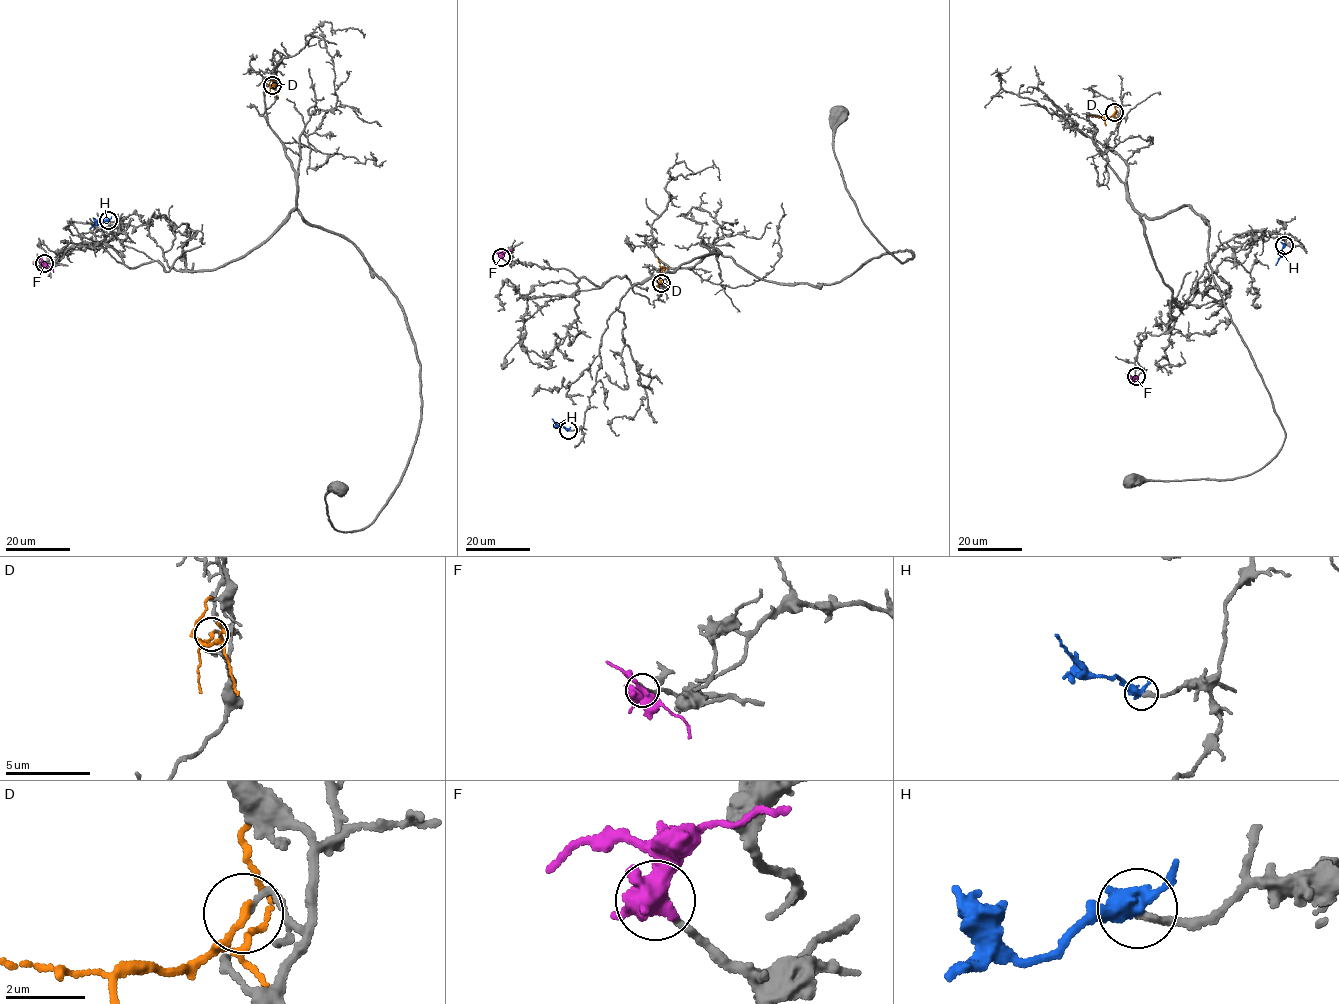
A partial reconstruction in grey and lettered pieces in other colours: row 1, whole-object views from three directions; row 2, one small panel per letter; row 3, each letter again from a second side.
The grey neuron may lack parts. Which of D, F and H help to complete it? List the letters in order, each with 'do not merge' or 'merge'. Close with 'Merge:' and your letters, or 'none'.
D: do not merge
F: do not merge
H: merge
Merge: H

